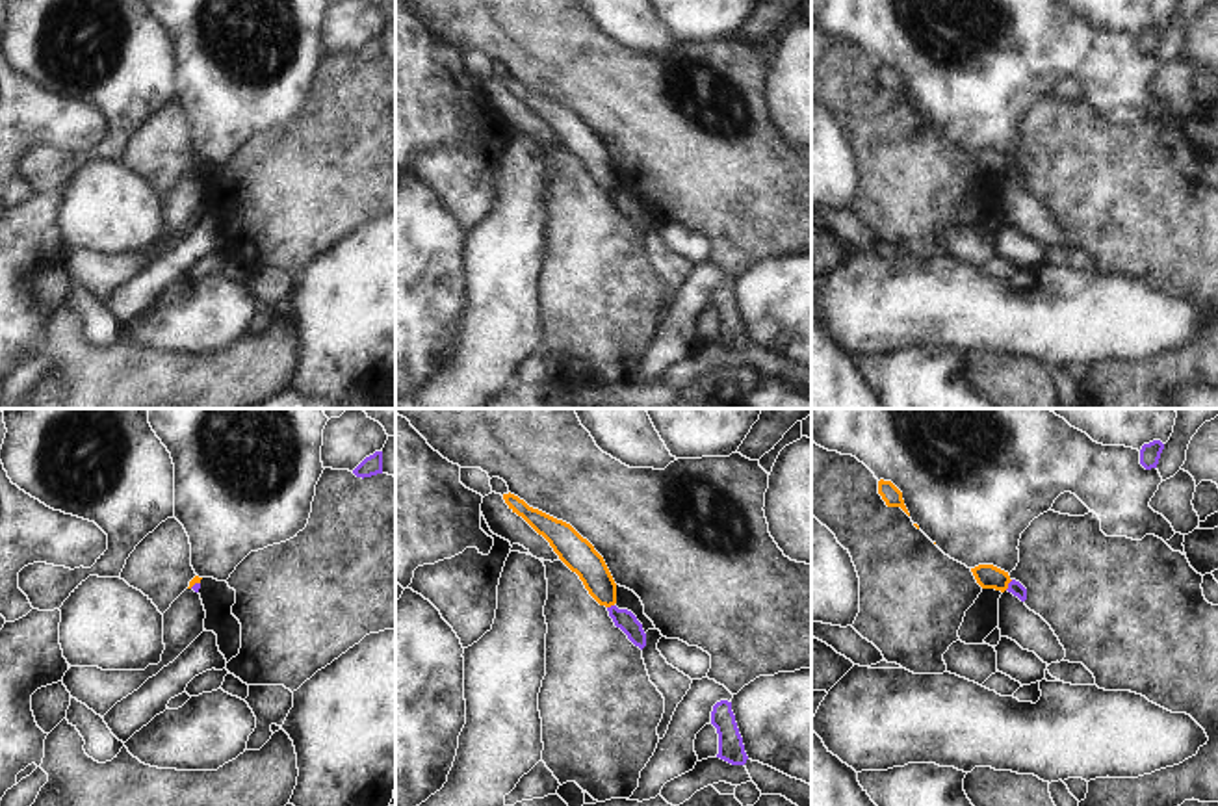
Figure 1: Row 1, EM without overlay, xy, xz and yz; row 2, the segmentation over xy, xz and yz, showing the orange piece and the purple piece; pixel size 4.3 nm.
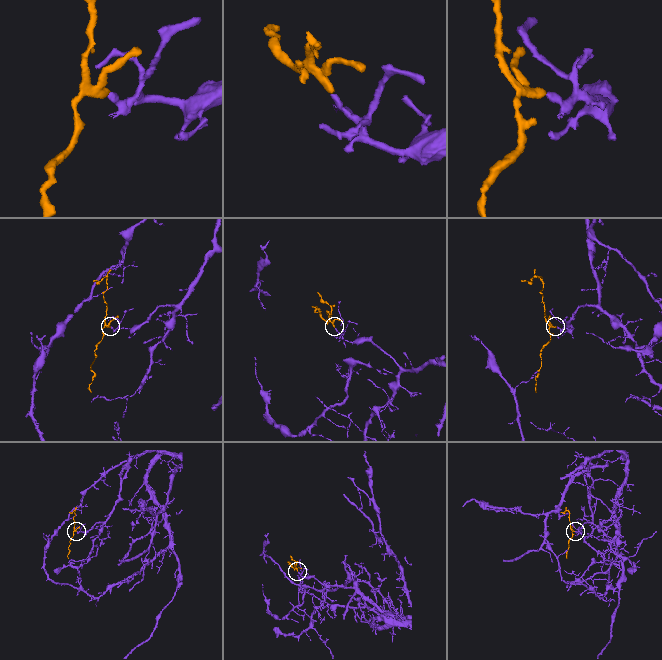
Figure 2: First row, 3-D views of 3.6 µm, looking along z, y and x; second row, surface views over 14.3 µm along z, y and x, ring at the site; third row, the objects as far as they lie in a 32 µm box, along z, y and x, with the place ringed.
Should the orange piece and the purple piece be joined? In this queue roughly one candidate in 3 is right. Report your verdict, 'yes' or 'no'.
no

